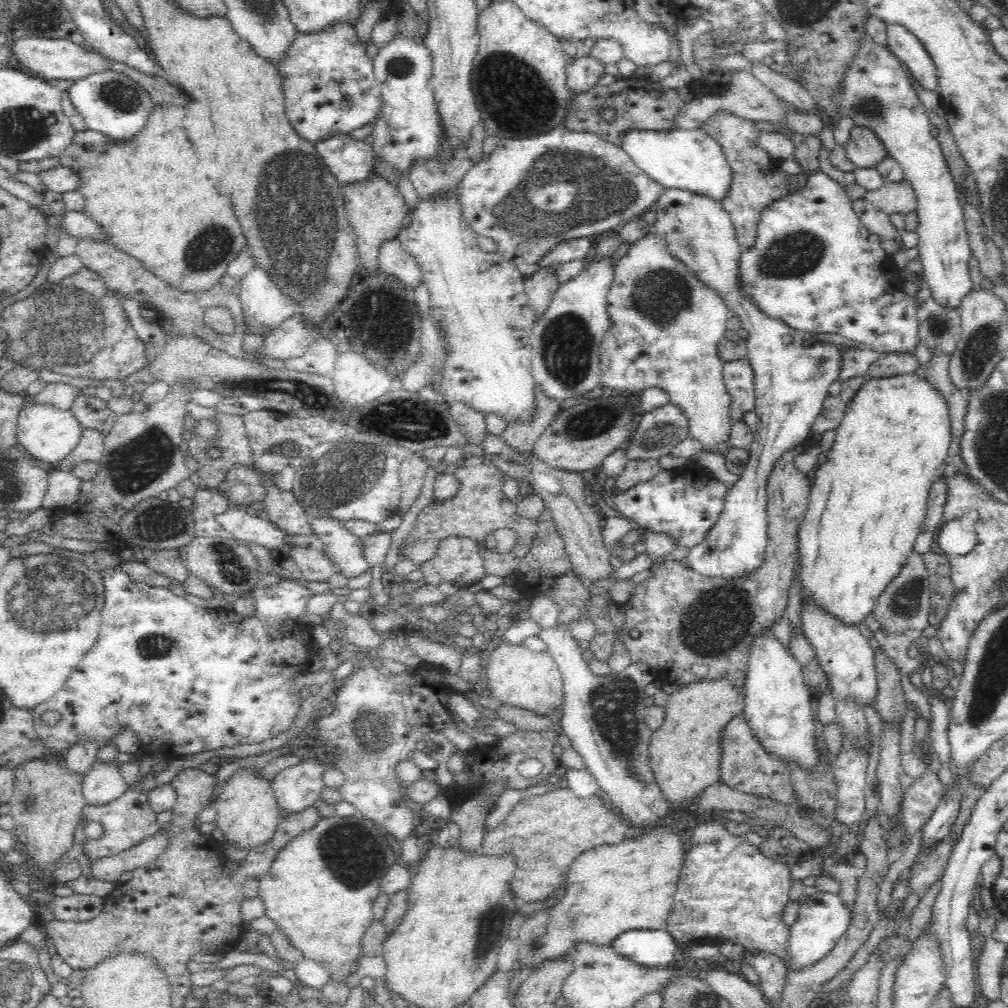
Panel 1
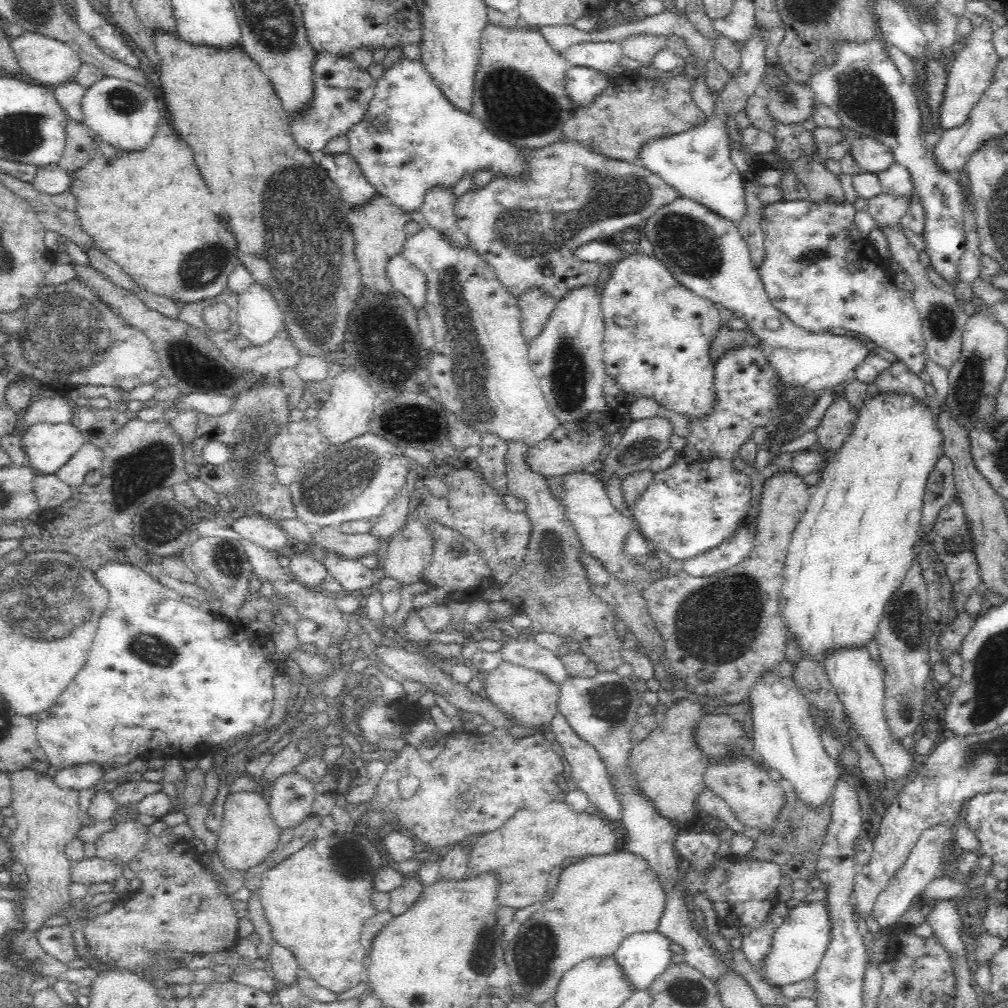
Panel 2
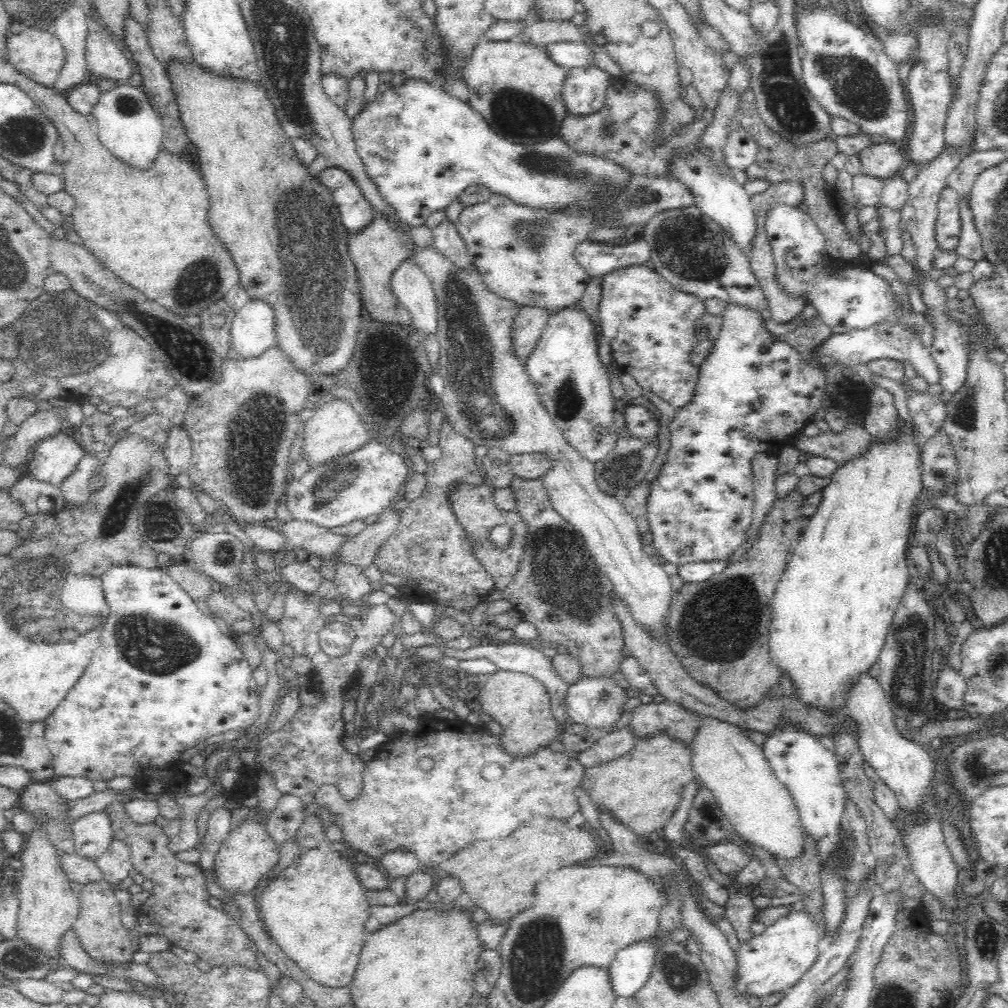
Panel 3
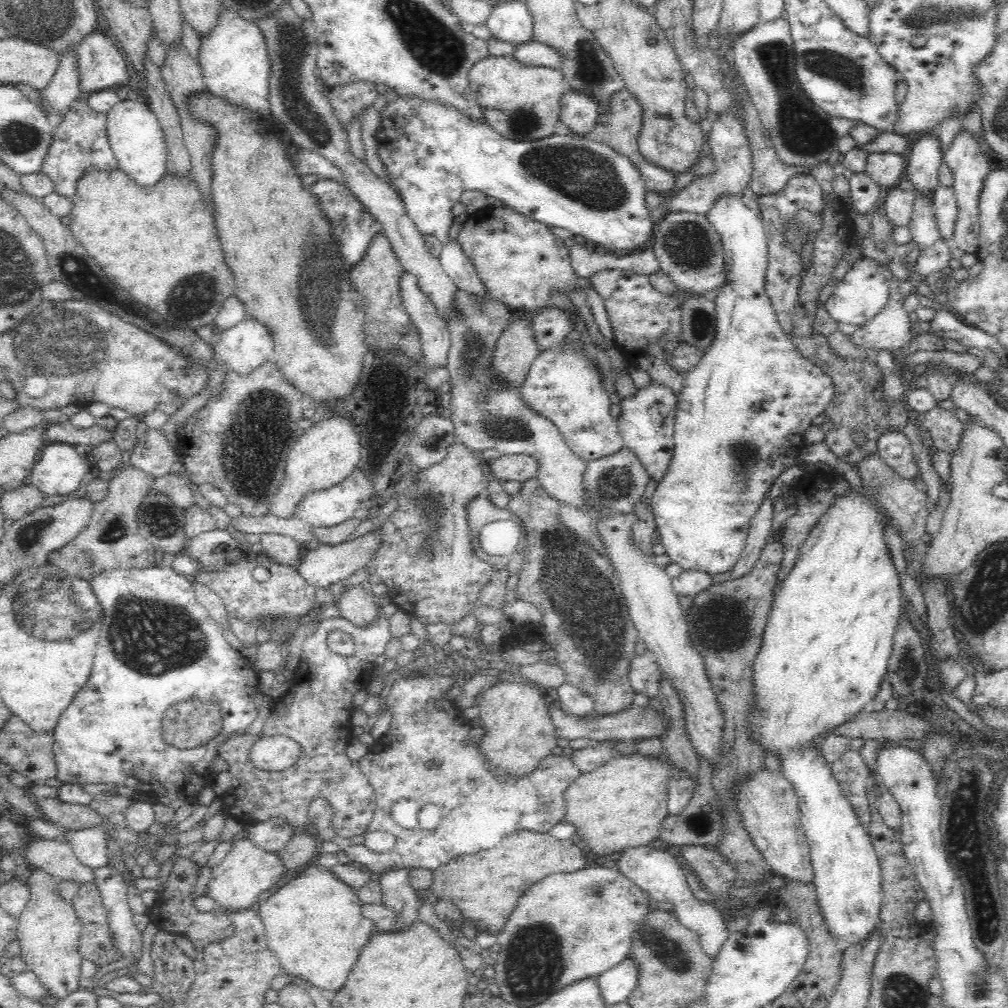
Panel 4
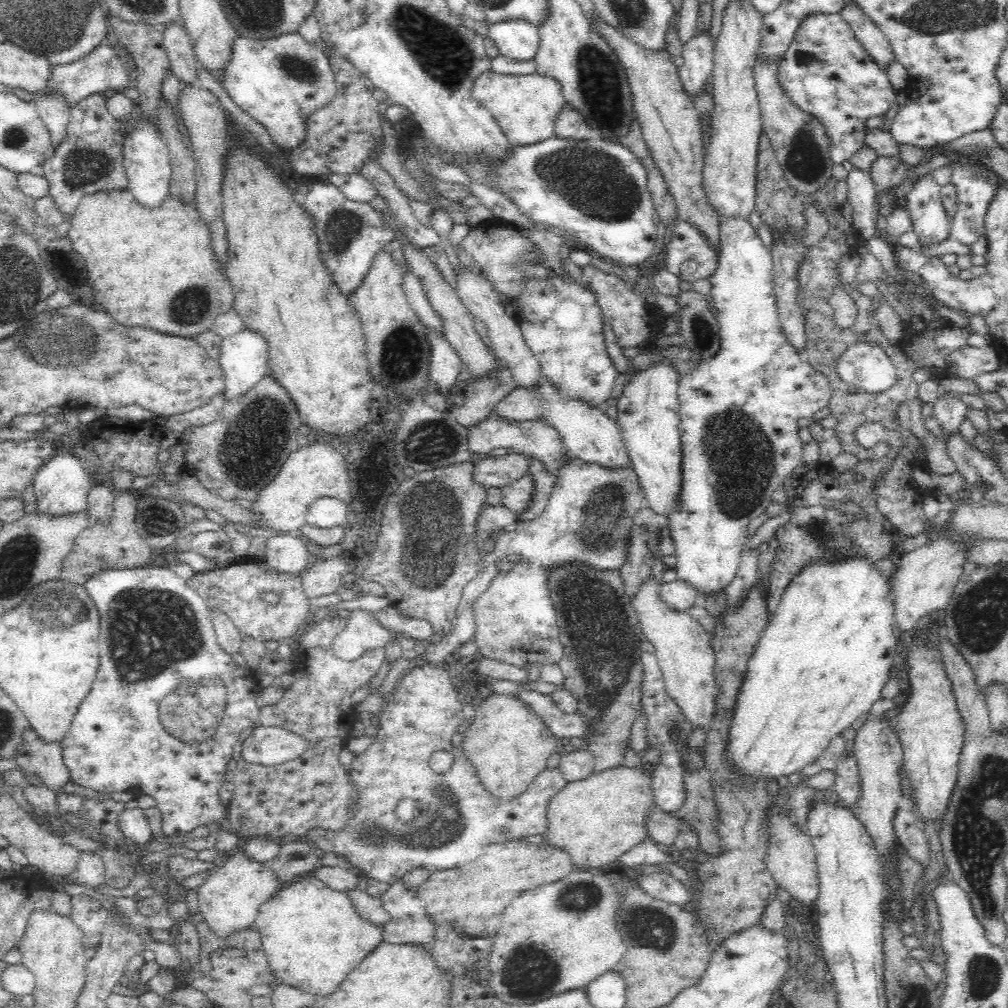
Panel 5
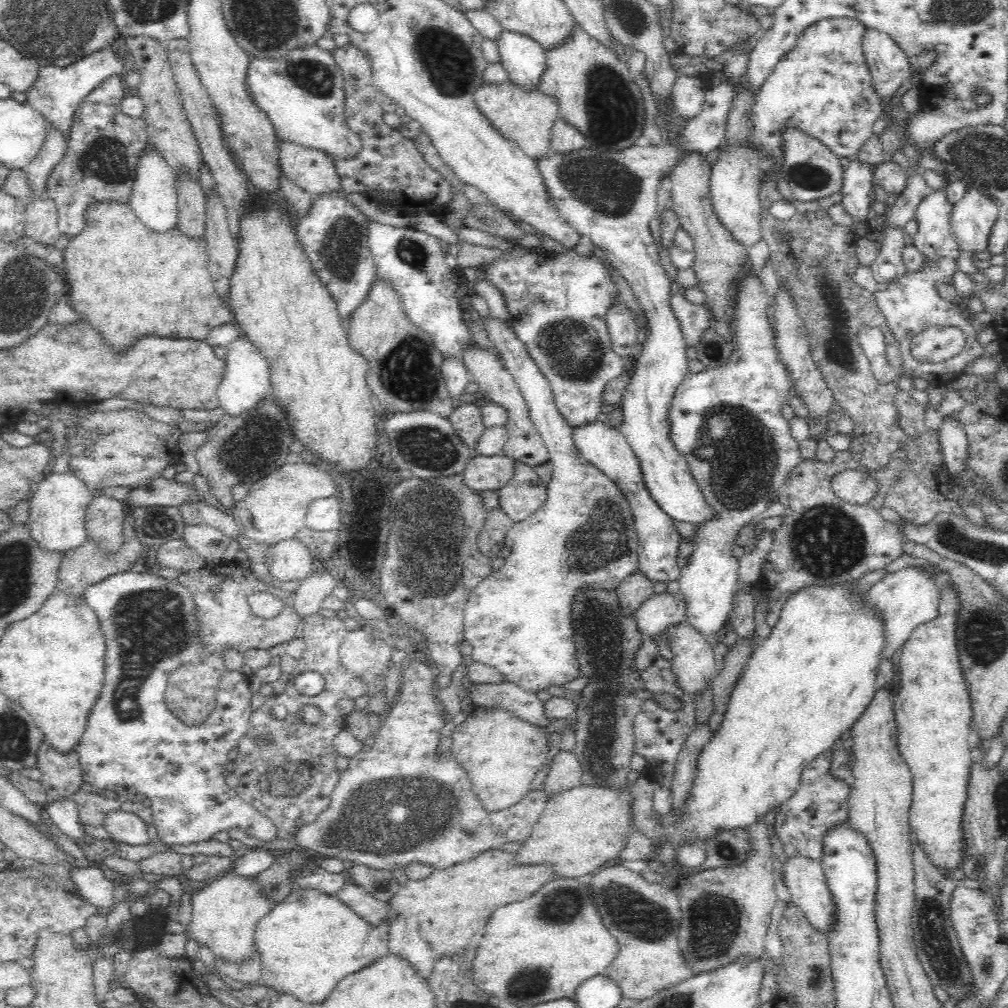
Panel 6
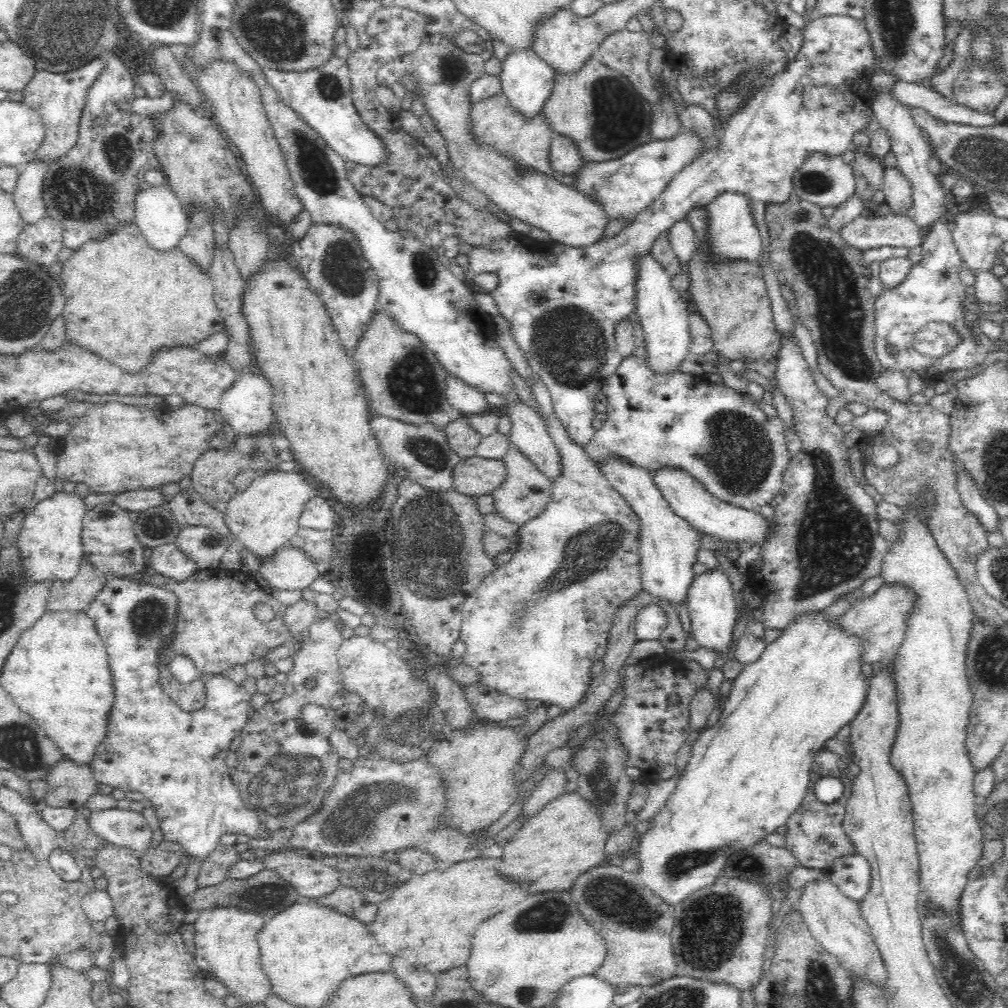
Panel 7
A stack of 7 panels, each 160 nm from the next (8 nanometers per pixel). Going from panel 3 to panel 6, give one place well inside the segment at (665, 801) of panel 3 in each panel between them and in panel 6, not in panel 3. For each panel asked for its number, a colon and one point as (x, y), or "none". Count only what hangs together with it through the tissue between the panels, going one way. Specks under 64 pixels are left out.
4: (618, 806)
5: (596, 820)
6: (579, 830)

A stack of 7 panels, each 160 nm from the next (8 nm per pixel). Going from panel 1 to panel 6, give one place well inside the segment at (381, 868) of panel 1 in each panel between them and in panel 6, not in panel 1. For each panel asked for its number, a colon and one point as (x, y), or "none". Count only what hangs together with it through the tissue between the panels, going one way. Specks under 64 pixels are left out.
2: (316, 902)
3: (315, 910)
4: (313, 924)
5: (312, 937)
6: (310, 941)

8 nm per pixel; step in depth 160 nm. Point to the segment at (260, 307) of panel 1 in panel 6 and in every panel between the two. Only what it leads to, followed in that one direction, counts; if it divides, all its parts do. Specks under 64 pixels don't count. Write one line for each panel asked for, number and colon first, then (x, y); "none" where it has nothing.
2: (260, 319)
3: (252, 332)
4: (242, 349)
5: (243, 358)
6: (247, 380)

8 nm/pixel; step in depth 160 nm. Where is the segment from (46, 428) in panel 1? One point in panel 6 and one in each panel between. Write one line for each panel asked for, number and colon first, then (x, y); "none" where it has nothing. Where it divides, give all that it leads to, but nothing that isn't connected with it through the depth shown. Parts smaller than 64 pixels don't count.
2: (48, 447)
3: (53, 460)
4: (59, 471)
5: (62, 485)
6: (56, 521)

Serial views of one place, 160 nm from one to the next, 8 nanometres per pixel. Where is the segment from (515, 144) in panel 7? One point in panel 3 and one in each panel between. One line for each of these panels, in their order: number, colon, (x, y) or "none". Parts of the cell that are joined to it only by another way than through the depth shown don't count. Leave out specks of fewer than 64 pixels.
3: (517, 89)
4: (523, 103)
5: (525, 106)
6: (525, 119)

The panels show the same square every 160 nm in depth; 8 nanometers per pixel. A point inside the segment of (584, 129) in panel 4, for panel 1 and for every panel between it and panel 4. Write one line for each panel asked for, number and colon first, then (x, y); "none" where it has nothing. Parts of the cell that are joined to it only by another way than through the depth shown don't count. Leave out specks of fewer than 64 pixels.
1: (582, 73)
2: (583, 85)
3: (584, 92)

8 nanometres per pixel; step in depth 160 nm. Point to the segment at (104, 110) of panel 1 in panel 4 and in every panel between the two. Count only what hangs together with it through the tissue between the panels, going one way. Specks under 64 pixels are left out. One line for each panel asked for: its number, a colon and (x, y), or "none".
2: (125, 115)
3: (129, 127)
4: (138, 143)

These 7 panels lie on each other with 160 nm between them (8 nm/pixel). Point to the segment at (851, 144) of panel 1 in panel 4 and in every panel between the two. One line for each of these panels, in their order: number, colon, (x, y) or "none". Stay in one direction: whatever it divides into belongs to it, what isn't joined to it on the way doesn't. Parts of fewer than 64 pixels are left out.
2: (872, 156)
3: (884, 161)
4: (886, 170)

